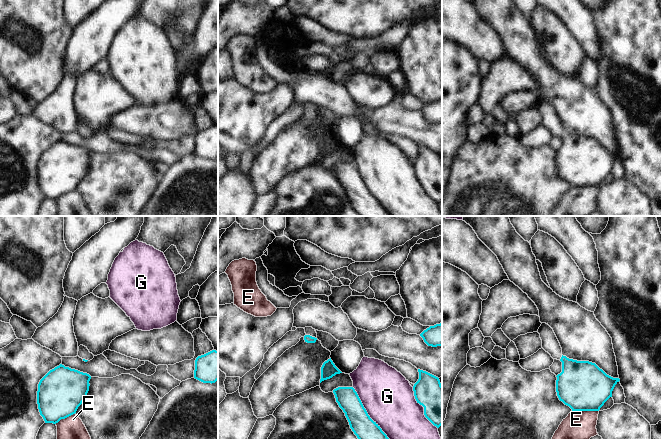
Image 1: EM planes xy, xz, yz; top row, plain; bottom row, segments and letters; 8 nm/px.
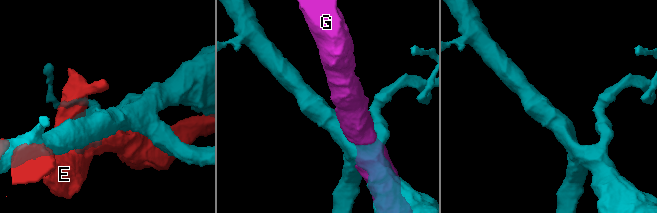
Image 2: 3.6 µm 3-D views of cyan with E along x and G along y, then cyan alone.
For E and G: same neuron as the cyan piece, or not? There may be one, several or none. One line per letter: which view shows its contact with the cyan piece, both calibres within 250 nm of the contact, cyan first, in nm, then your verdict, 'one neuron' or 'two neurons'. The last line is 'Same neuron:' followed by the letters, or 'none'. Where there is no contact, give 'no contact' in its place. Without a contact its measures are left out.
E: yz | 400/280 nm | two neurons
G: xz | 220/400 nm | two neurons
Same neuron: none

